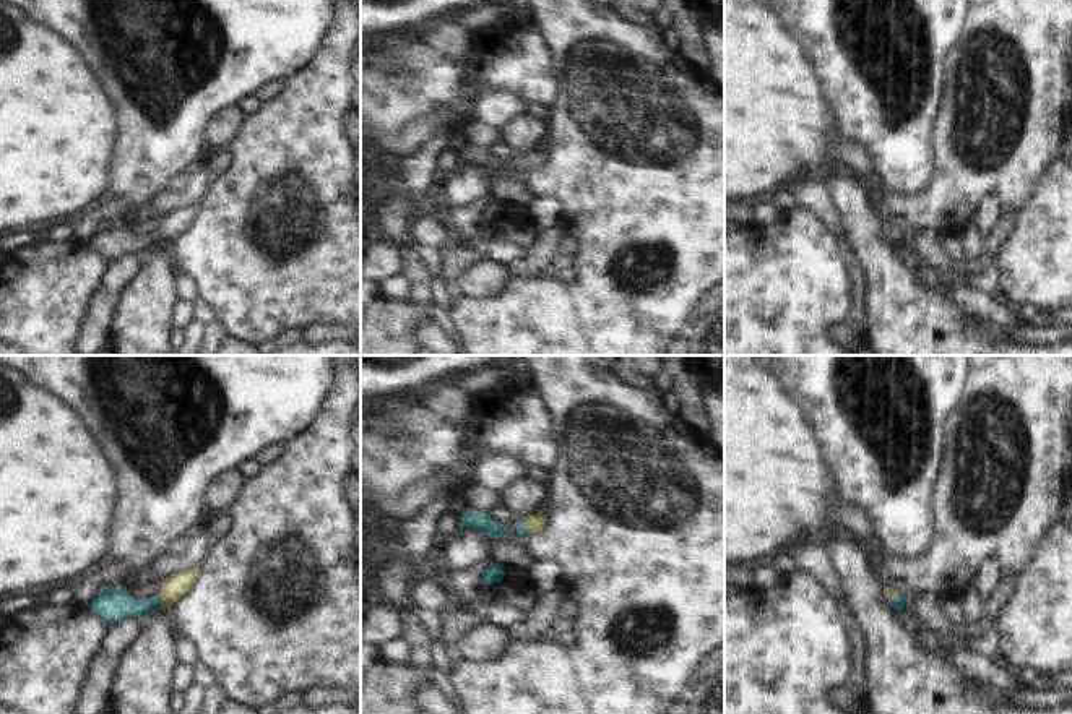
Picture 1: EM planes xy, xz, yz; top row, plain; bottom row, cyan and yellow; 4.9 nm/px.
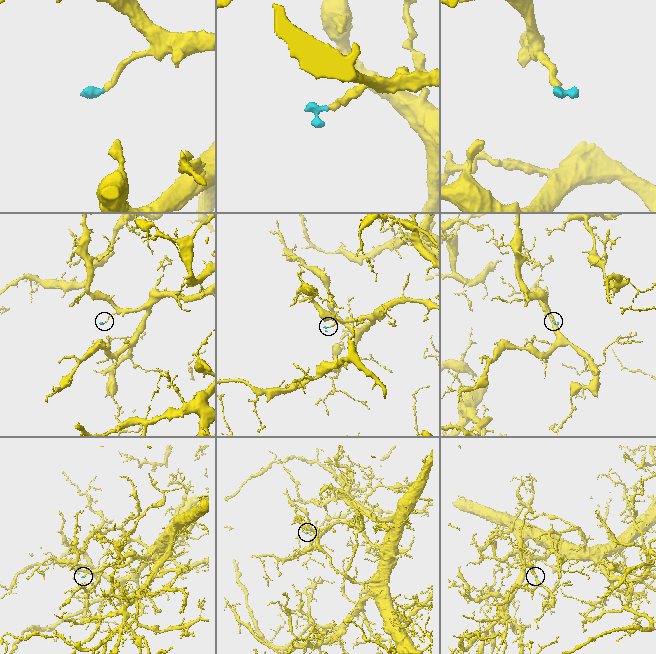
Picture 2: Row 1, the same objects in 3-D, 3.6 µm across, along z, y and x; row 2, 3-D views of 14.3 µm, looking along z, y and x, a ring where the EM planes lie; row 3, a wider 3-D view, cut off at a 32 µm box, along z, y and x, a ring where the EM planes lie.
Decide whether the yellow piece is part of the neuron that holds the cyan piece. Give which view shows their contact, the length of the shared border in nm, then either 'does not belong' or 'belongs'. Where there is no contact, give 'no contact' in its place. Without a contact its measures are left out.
xy | 50 nm | belongs

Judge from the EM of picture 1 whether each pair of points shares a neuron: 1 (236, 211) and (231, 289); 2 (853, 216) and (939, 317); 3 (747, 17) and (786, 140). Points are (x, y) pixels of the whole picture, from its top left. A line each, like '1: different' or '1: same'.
1: same
2: same
3: same

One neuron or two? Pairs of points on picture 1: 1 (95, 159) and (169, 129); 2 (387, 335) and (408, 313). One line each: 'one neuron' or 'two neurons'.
1: two neurons
2: one neuron

